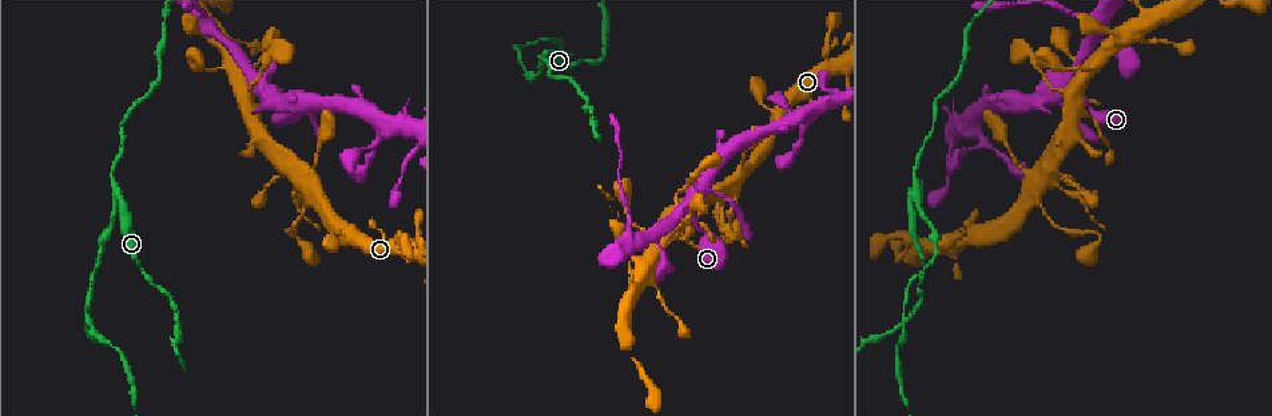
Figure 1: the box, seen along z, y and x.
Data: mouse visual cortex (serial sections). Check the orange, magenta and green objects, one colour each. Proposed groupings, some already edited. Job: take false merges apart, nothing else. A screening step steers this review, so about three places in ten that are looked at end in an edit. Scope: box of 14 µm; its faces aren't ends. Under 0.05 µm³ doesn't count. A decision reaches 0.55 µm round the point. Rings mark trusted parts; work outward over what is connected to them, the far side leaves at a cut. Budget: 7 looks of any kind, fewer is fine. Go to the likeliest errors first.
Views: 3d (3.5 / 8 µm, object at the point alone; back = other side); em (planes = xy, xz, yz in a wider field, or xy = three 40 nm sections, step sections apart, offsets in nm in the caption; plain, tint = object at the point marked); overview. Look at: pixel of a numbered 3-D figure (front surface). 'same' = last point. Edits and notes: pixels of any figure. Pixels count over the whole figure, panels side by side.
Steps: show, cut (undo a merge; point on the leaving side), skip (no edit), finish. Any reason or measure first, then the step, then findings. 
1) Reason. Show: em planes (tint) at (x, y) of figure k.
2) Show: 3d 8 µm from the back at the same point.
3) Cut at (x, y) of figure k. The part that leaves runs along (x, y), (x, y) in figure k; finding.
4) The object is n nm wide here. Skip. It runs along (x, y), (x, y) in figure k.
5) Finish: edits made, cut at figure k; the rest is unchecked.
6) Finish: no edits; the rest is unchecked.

Two arms at a narrow angle. Show: em xy step 3 (tint) at (544, 54) of figure 1.

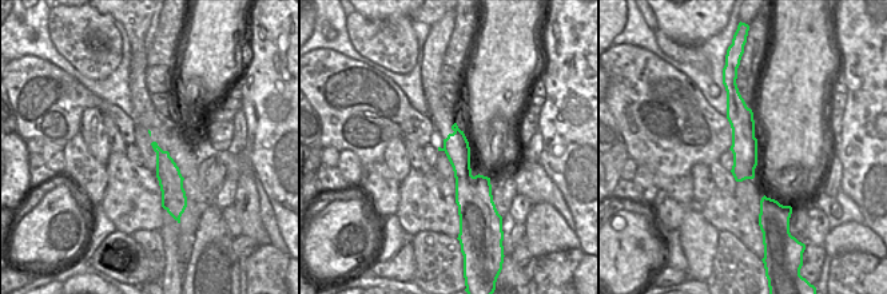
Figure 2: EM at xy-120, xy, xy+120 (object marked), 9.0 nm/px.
See where the arms go. Show: 3d 3.5 µm at the same point.

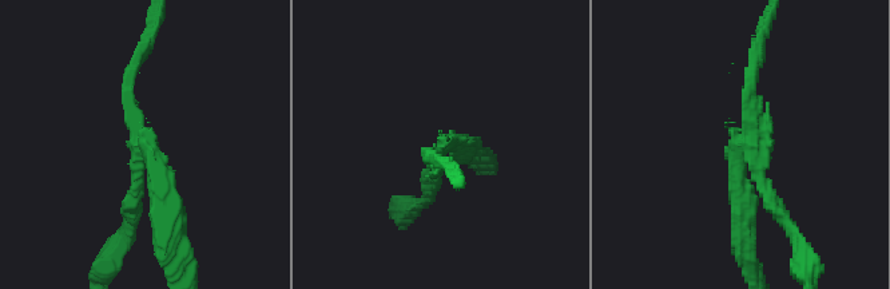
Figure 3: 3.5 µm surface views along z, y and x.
Cut at (753, 66) of figure 3. The part that leaves runs along (747, 149), (805, 260) in figure 3; a second cell is stuck on.

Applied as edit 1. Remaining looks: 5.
Calibre changes. Show: 3d 3.5 µm at (305, 208) of figure 1.

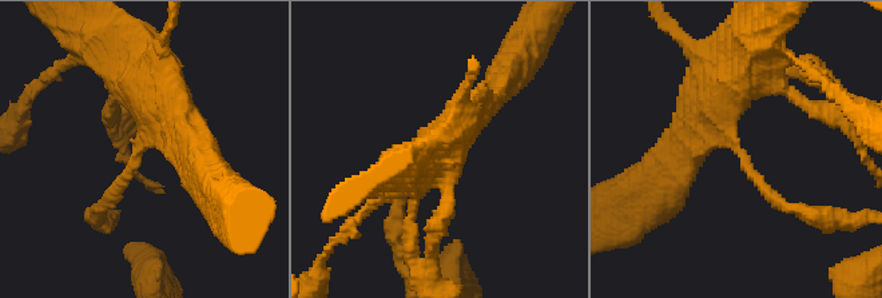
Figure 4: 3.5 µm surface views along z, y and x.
The arms are 150, 400 nm wide; need the tissue. Show: em xy step 5 (tint) at (135, 155) of figure 4.

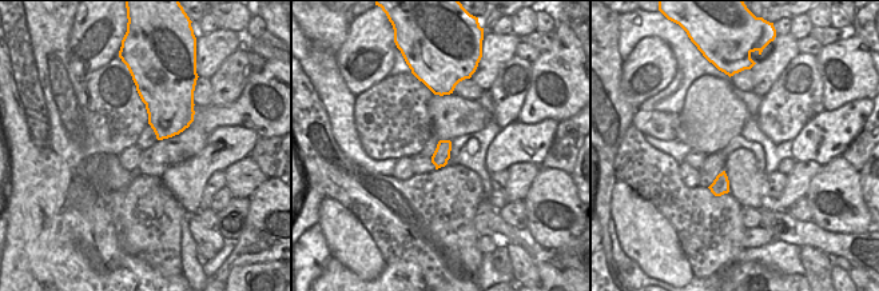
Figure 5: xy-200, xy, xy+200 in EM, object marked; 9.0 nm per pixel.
Skip. It runs along (489, 95), (412, 177), (398, 207) in figure 4; continuous, no second cell.

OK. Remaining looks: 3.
Three-way junction. Show: 3d 8 µm at (1092, 41) of figure 1.

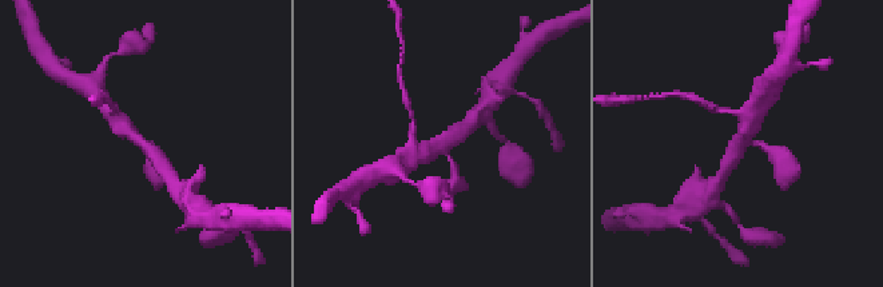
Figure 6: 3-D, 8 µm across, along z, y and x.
3 arms meet here; the arms are 200, 350, 450 nm wide; now the EM. Show: em xy step 2 (tint) at (740, 144) of figure 6.

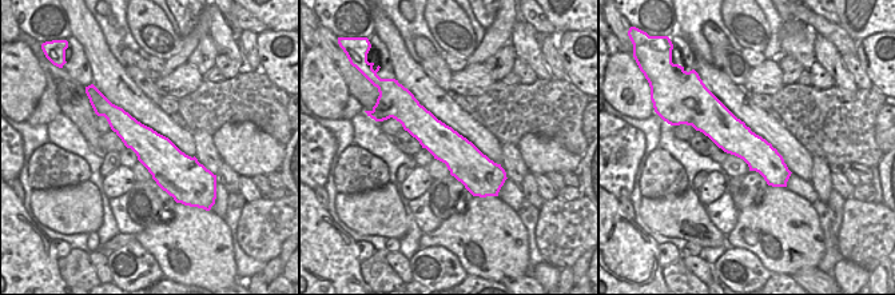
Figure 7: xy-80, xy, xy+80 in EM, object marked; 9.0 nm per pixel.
Skip. It runs along (168, 172), (158, 158), (115, 119) in figure 6; continuous, no second cell.

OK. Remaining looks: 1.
Finish: edits made, cut at figure 3; the rest is unchecked.

